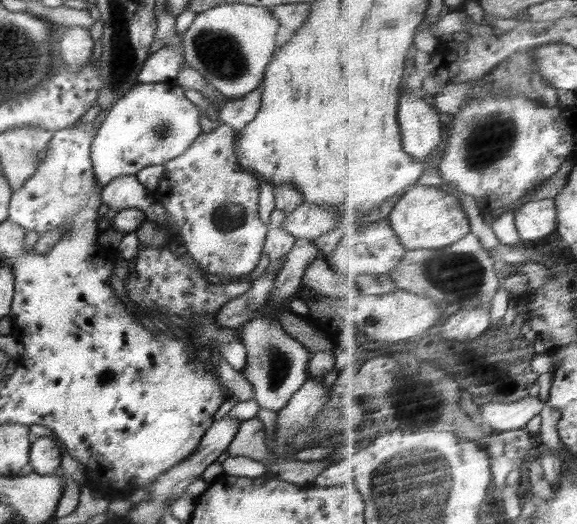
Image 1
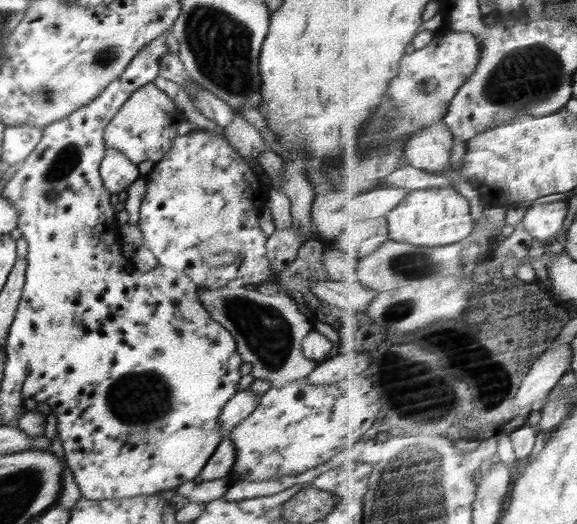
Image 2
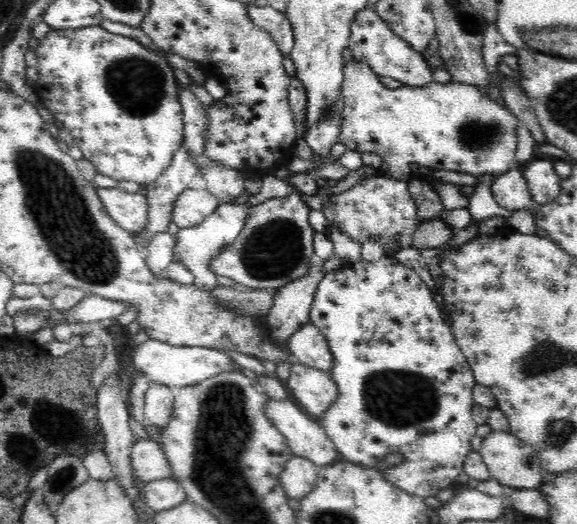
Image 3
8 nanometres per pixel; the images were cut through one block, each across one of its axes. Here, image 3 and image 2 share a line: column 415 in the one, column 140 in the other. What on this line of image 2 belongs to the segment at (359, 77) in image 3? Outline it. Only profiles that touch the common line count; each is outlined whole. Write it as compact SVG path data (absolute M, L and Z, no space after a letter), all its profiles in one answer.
M154 83L135 90L118 113L104 130L105 145L120 150L134 165L144 161L158 163L169 153L173 138L176 138L176 129L181 121L177 104L166 96L165 92L158 90Z

